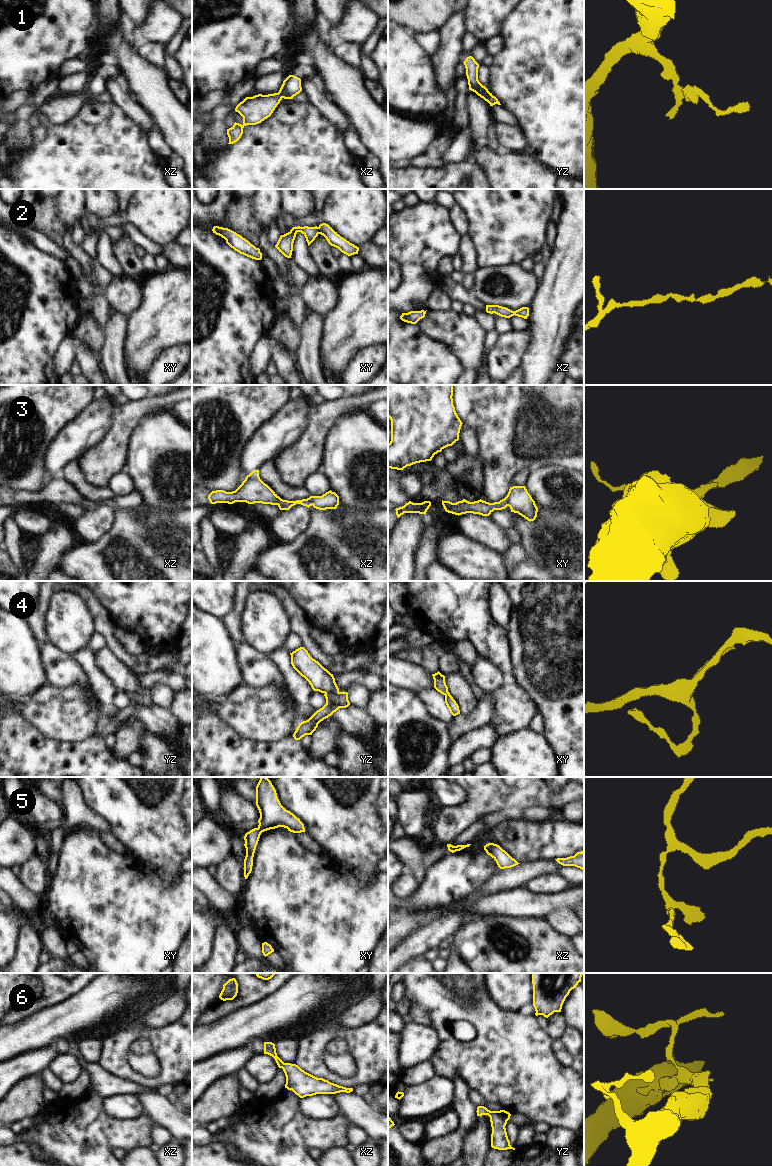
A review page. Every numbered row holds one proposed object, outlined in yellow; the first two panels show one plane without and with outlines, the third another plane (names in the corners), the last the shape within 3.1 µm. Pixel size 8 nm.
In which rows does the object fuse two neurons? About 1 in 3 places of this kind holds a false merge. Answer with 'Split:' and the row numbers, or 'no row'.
Split: 3, 4.

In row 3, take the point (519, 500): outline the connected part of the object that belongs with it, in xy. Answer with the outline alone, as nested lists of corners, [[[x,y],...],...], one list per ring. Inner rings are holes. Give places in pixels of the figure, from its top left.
[[[525,486],[510,487],[506,497],[511,512],[518,513],[530,522],[536,519],[538,508]]]

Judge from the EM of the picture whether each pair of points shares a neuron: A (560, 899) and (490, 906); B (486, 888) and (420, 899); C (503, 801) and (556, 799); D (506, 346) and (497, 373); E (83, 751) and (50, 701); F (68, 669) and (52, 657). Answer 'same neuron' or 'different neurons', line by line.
A: same neuron
B: different neurons
C: different neurons
D: same neuron
E: different neurons
F: same neuron

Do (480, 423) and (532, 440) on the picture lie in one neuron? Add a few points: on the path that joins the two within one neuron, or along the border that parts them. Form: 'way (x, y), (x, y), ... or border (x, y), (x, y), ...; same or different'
way (493, 423), (515, 423), (519, 427); same

